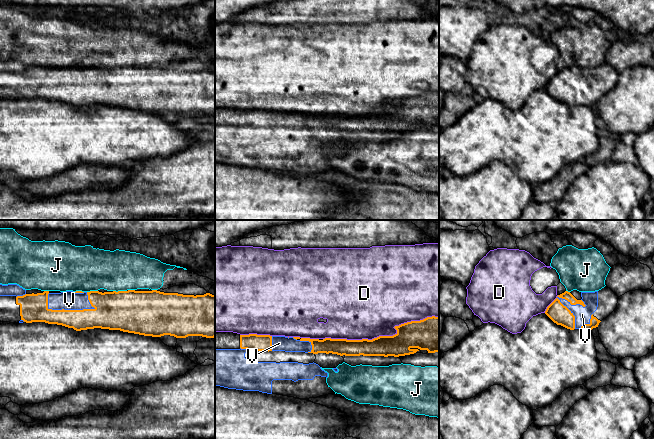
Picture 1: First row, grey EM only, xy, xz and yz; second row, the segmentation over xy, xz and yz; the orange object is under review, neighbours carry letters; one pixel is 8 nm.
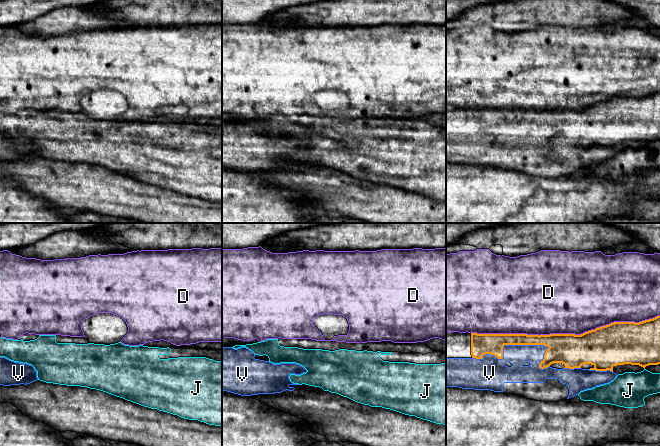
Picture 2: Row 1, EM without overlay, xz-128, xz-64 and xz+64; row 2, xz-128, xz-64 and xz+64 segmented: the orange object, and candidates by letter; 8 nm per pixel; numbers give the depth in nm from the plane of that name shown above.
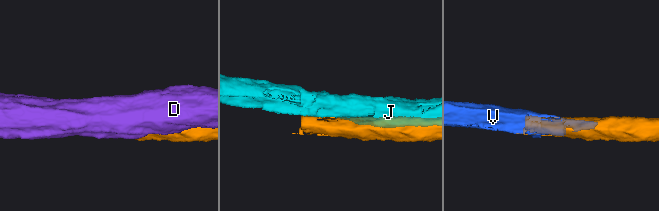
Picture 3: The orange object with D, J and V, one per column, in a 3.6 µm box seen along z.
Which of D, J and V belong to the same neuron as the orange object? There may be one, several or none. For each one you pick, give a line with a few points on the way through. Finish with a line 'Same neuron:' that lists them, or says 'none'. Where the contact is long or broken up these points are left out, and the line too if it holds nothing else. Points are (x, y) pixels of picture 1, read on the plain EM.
Same neuron: V

